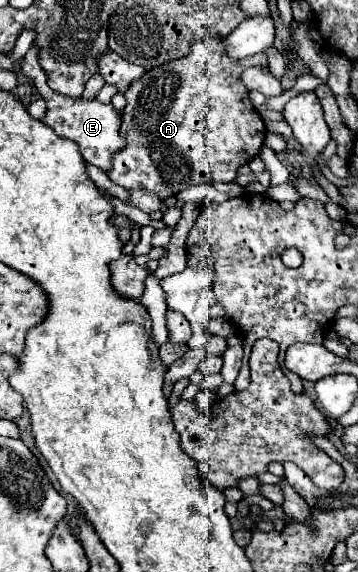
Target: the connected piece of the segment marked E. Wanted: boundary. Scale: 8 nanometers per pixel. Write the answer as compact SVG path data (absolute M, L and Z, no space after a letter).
M30 47L30 51L26 53L26 57L22 59L20 67L22 67L22 73L30 79L34 79L34 85L38 89L38 93L44 97L46 101L46 107L48 107L48 113L44 115L44 123L48 123L48 127L52 127L58 135L66 137L66 139L72 139L78 147L80 147L80 153L82 157L100 167L102 171L108 171L110 169L110 155L114 151L118 151L118 147L122 147L122 137L118 135L118 127L120 127L120 115L112 109L112 105L104 105L100 101L94 101L94 99L72 99L68 95L62 95L62 93L56 93L52 91L48 85L46 85L46 73L42 71L38 59L36 59L36 53L38 49L36 47Z

